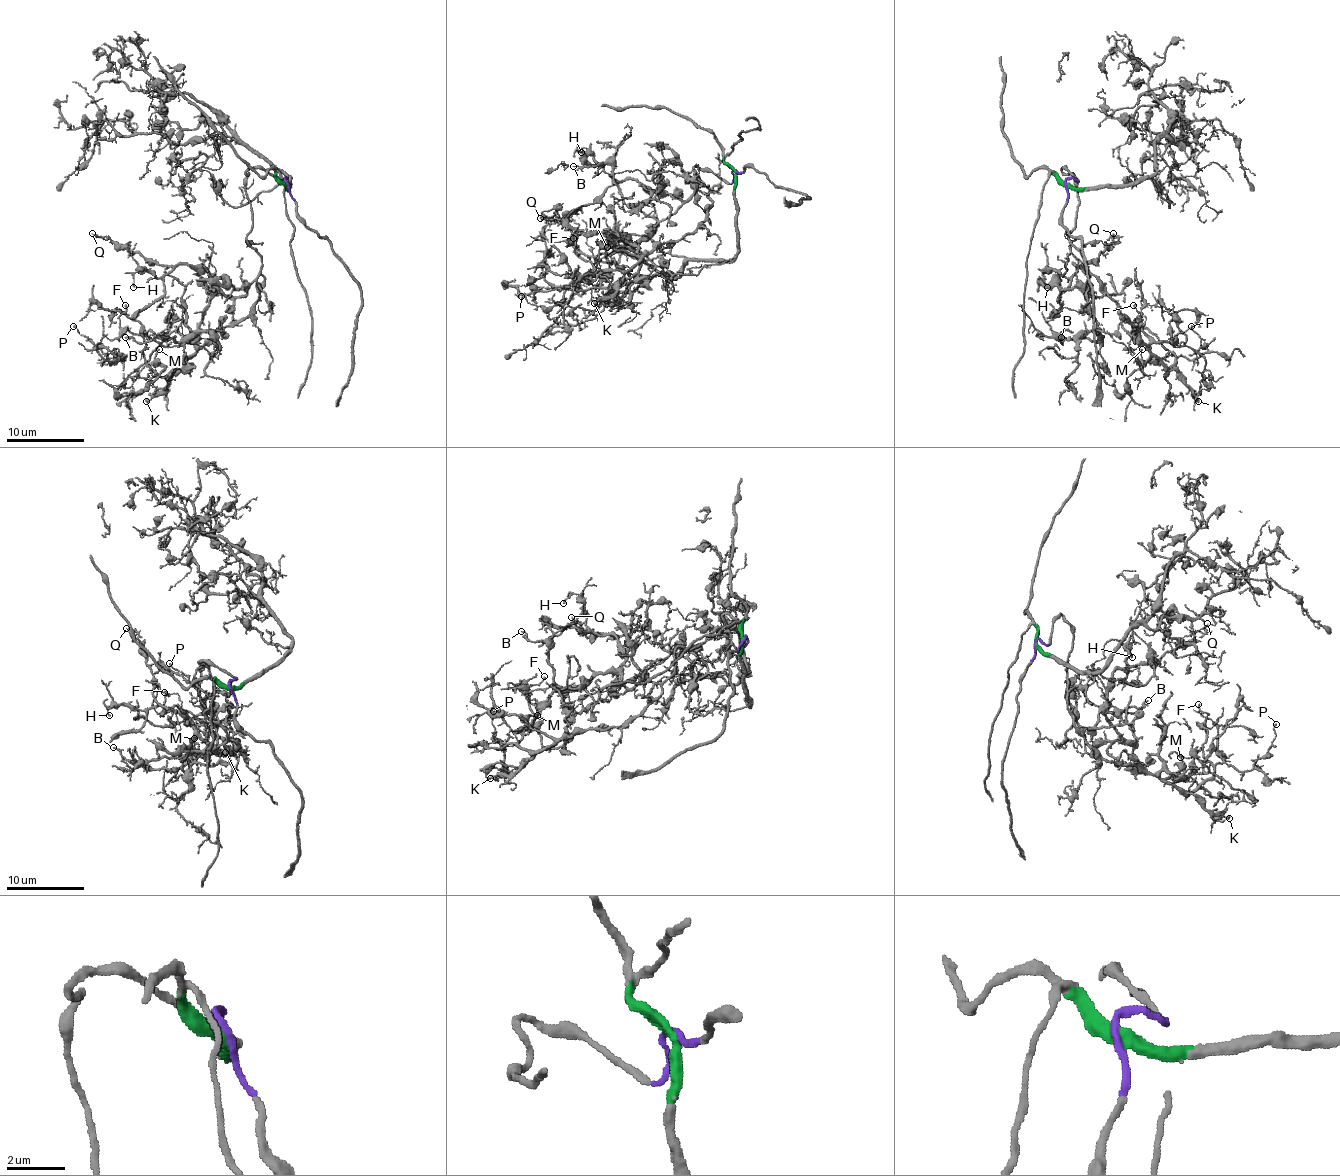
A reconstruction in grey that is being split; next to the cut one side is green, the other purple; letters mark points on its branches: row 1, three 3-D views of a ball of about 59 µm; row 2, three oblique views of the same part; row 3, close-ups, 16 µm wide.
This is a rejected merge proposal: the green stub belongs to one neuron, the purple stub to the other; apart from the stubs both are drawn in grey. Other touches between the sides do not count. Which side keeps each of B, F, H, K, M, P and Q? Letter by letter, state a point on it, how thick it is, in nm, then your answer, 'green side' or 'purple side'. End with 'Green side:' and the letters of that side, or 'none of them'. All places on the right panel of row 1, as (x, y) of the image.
B: (1061, 337) | 80 nm | purple side
F: (1133, 305) | 140 nm | purple side
H: (1047, 287) | 110 nm | purple side
K: (1198, 401) | 240 nm | purple side
M: (1142, 349) | 140 nm | purple side
P: (1191, 326) | 140 nm | purple side
Q: (1113, 233) | 130 nm | purple side
Green side: none of them

